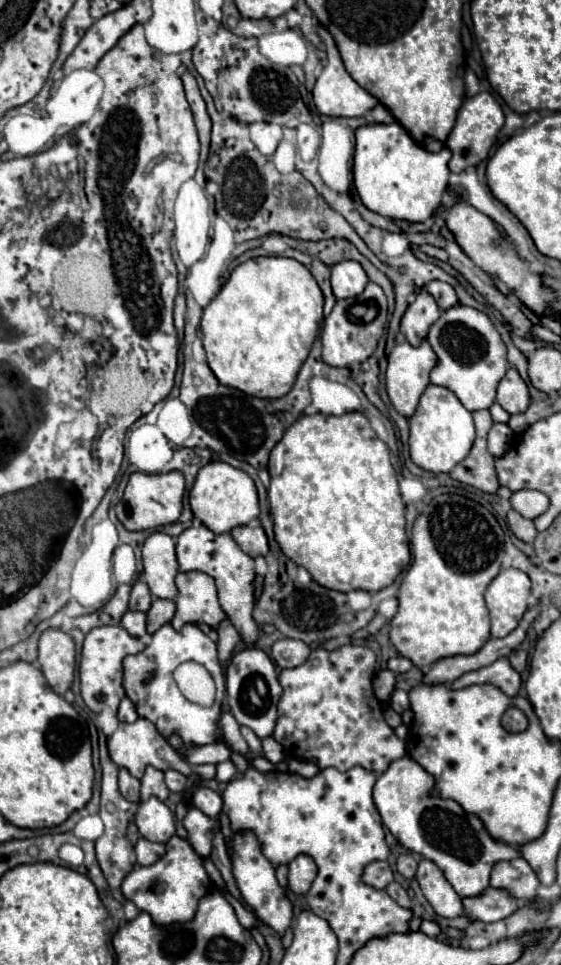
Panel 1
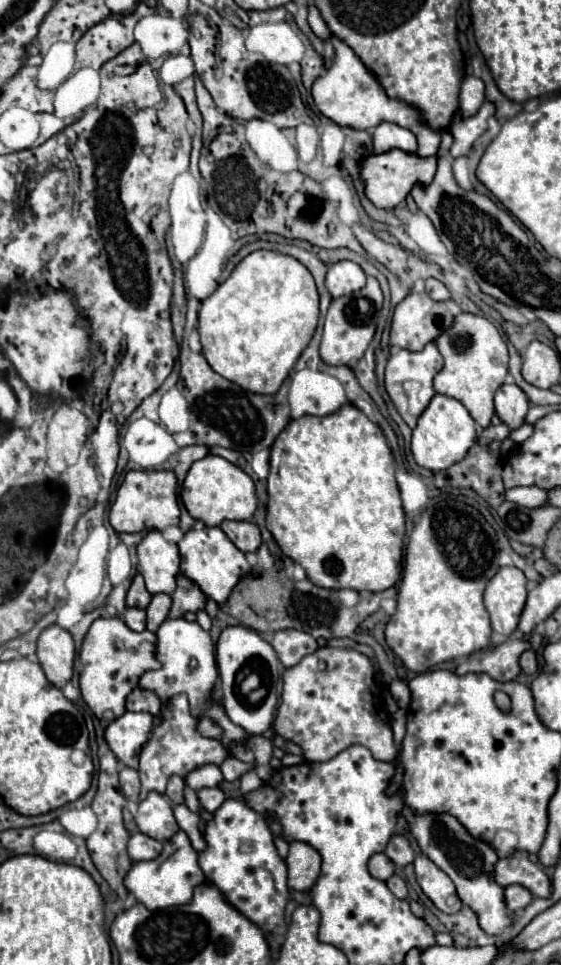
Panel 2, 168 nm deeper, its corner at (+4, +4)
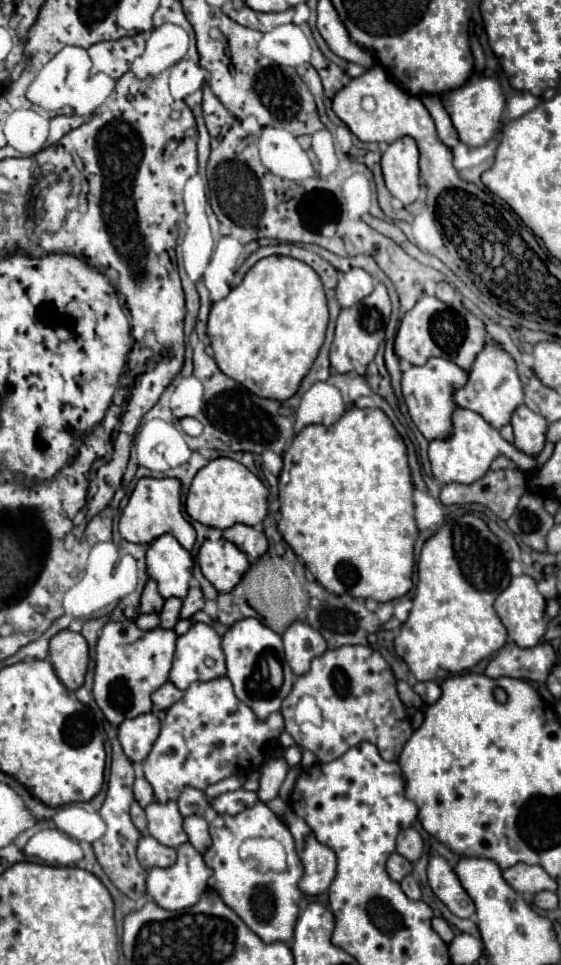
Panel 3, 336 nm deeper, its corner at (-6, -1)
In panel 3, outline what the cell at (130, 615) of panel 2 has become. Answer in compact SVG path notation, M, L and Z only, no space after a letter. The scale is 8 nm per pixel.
M139 614L135 624L141 630L155 630L159 626L159 614Z

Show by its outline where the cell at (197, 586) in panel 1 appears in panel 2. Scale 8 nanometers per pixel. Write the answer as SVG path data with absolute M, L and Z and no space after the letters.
M185 575L177 577L177 589L173 593L173 603L171 603L171 611L169 617L183 617L183 613L187 611L199 611L205 607L205 593L199 589L199 585L195 581L191 581Z

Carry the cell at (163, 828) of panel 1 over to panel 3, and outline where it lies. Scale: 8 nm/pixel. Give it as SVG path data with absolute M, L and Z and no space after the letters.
M153 802L145 808L145 814L147 830L155 840L171 848L177 848L187 842L187 834L183 830L183 816L177 810L177 802Z

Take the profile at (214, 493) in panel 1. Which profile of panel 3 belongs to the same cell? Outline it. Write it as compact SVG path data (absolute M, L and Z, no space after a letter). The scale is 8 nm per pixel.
M217 458L201 468L193 478L185 500L185 510L193 520L219 530L231 528L237 522L255 526L267 516L267 494L269 490L263 486L263 482L243 464L231 458Z

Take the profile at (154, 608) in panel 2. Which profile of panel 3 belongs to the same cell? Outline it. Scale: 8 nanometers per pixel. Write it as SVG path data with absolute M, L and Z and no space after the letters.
M179 598L165 600L165 606L163 606L161 614L159 614L161 616L161 628L171 630L179 620L179 610L181 610L181 600Z

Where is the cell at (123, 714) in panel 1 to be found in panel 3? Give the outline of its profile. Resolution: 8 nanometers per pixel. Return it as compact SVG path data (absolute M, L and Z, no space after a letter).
M171 682L163 684L159 690L153 692L151 700L153 700L153 712L159 712L159 710L167 710L171 704L175 704L179 698L183 698L183 692L177 690Z

